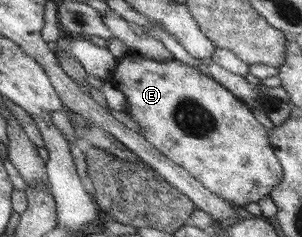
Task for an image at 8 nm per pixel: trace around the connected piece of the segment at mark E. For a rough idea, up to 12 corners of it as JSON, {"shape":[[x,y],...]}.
{"shape":[[175,59],[111,82],[144,139],[227,202],[282,183],[268,129]]}

